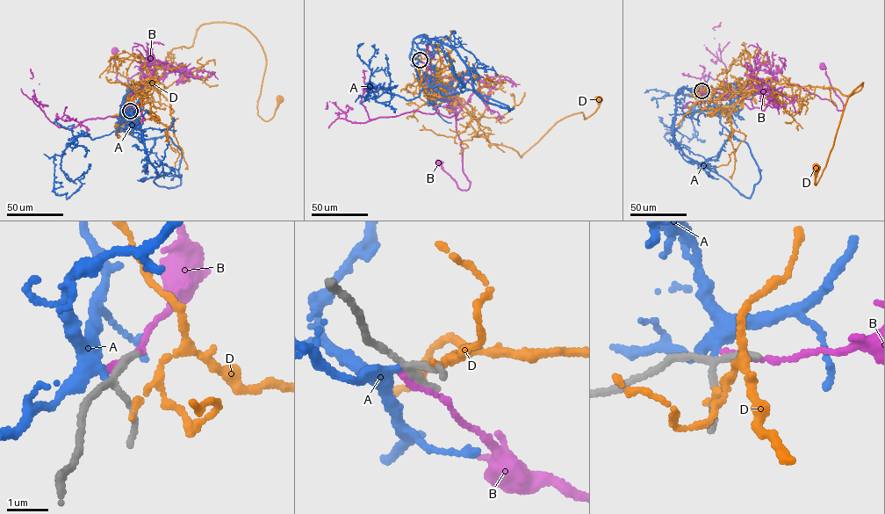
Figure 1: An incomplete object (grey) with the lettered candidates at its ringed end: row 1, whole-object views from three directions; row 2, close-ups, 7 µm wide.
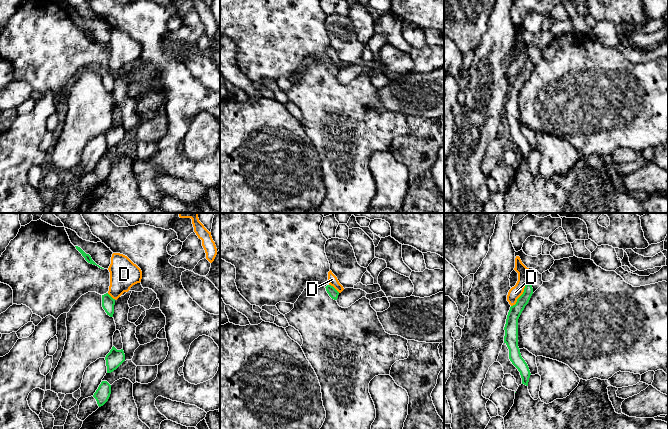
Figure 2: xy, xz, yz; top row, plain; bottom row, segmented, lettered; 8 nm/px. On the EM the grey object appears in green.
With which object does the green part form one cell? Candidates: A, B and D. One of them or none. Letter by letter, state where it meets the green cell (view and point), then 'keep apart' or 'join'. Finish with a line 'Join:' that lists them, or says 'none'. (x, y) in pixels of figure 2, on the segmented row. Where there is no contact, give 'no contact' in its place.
A: no contact | keep apart
B: no contact | keep apart
D: yz (522, 294) | keep apart
Join: none

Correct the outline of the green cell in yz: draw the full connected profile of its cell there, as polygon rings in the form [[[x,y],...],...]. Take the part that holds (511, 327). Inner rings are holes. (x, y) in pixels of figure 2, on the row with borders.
[[[528,281],[525,285],[523,294],[517,299],[516,304],[510,307],[504,327],[504,343],[509,349],[509,359],[520,372],[522,384],[526,386],[528,386],[531,373],[518,347],[518,319],[525,306],[528,304],[532,294],[533,288]]]

